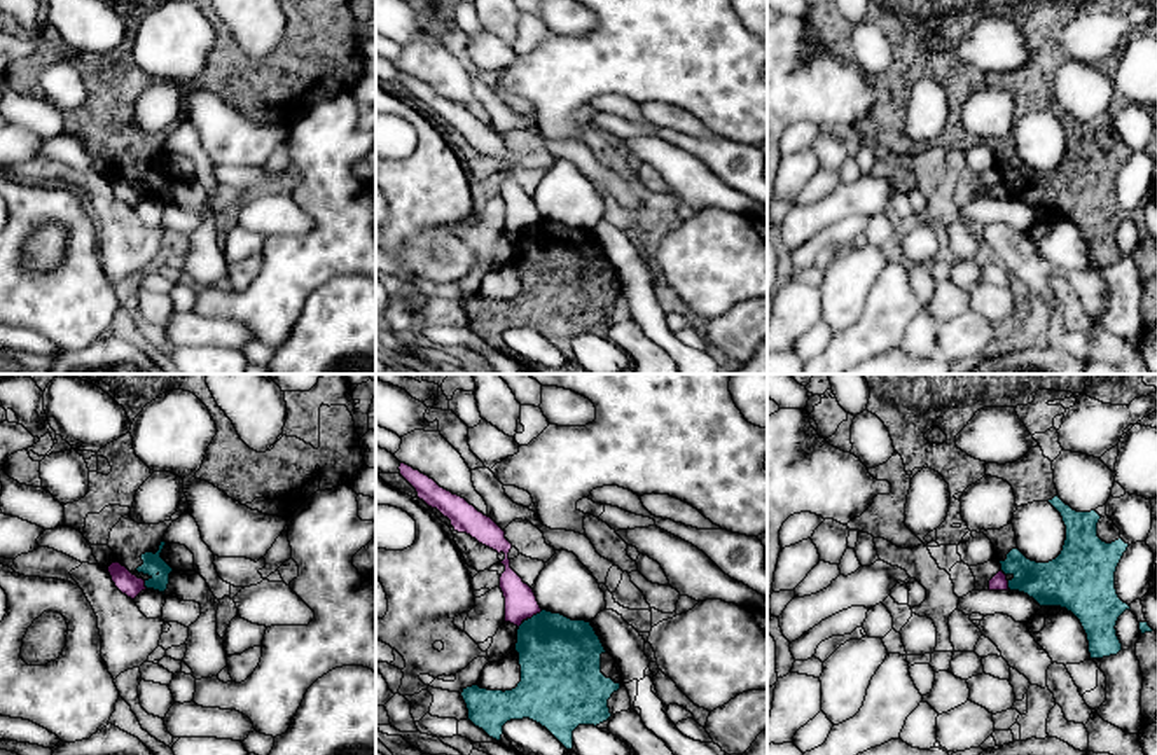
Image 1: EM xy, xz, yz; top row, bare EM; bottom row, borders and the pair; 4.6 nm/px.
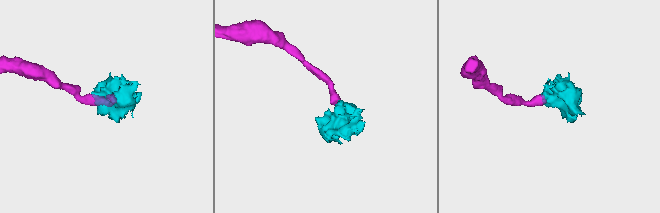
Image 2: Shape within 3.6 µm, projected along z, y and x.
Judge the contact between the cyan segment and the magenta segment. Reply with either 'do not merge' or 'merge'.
do not merge

